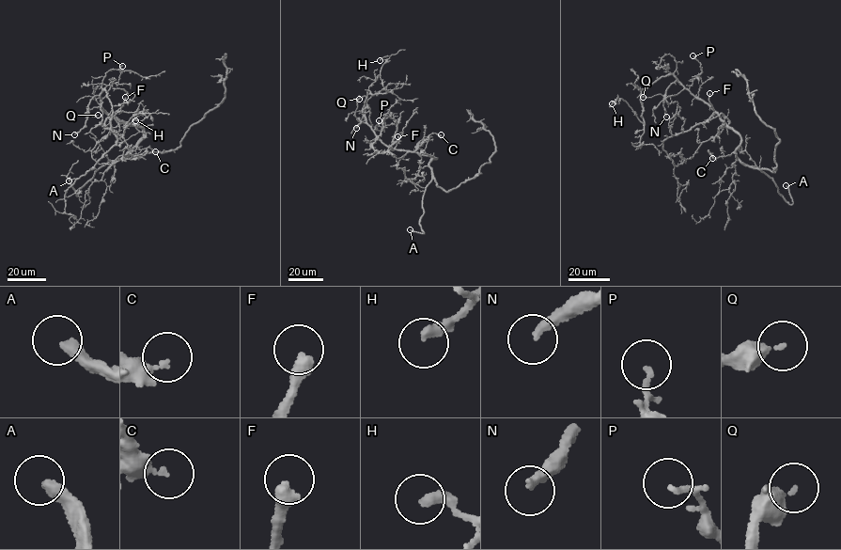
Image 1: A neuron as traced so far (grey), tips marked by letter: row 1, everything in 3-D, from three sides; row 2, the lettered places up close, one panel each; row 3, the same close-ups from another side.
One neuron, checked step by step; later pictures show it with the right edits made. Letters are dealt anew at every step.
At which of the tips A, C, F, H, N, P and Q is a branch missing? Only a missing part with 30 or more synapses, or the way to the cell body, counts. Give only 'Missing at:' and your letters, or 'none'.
Missing at: A, F, N

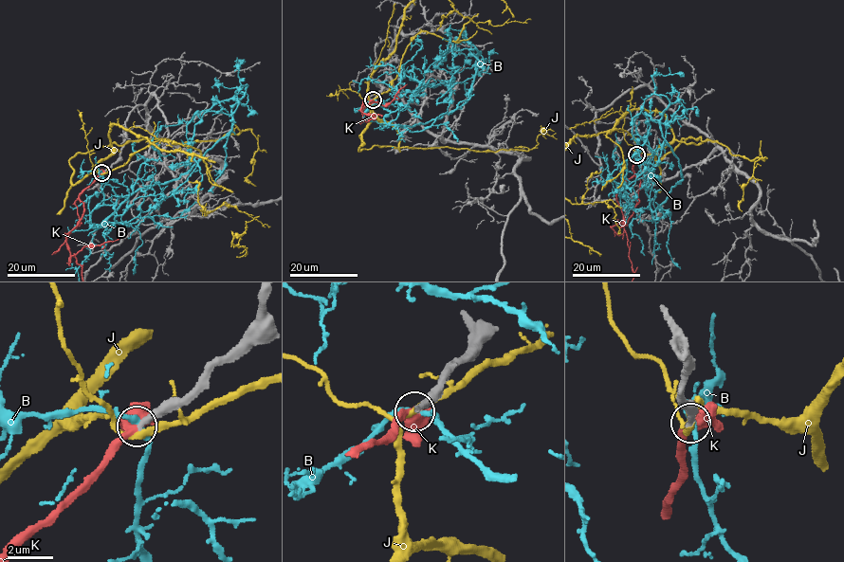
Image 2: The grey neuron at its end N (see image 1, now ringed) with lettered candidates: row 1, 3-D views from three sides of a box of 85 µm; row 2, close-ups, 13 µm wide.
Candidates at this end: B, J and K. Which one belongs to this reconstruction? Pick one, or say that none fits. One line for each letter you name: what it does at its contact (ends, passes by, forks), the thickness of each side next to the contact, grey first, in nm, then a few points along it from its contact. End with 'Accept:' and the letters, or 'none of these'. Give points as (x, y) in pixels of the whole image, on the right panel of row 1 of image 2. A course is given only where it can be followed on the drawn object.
K: it passes by; 360 nm thick on the grey side, 480 nm on the other; it runs (637, 154), (632, 167), (634, 173), (622, 184), (615, 199), (621, 208), (633, 273)
Accept: K

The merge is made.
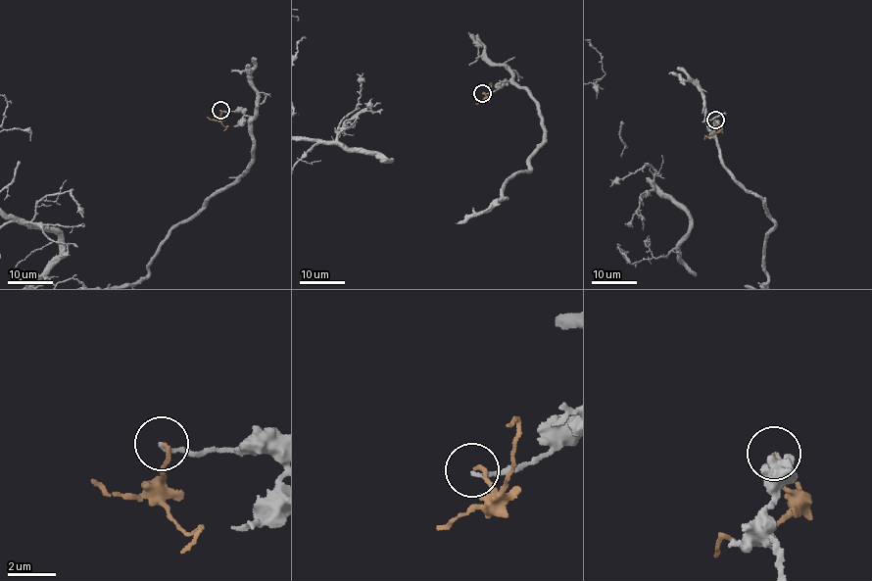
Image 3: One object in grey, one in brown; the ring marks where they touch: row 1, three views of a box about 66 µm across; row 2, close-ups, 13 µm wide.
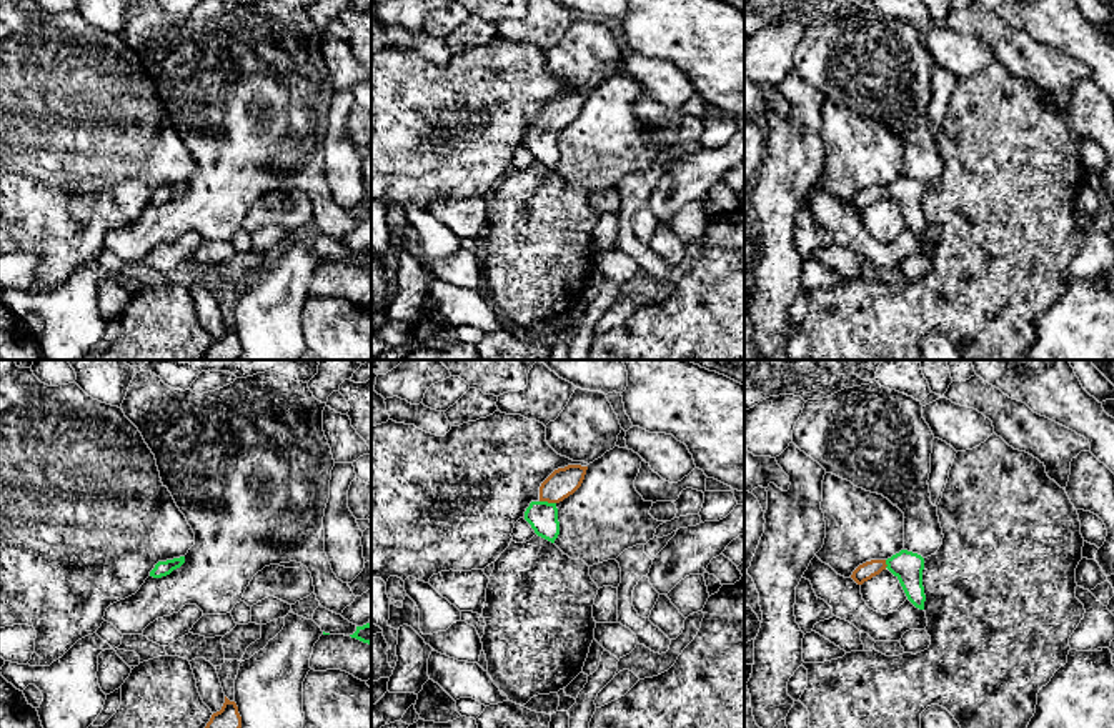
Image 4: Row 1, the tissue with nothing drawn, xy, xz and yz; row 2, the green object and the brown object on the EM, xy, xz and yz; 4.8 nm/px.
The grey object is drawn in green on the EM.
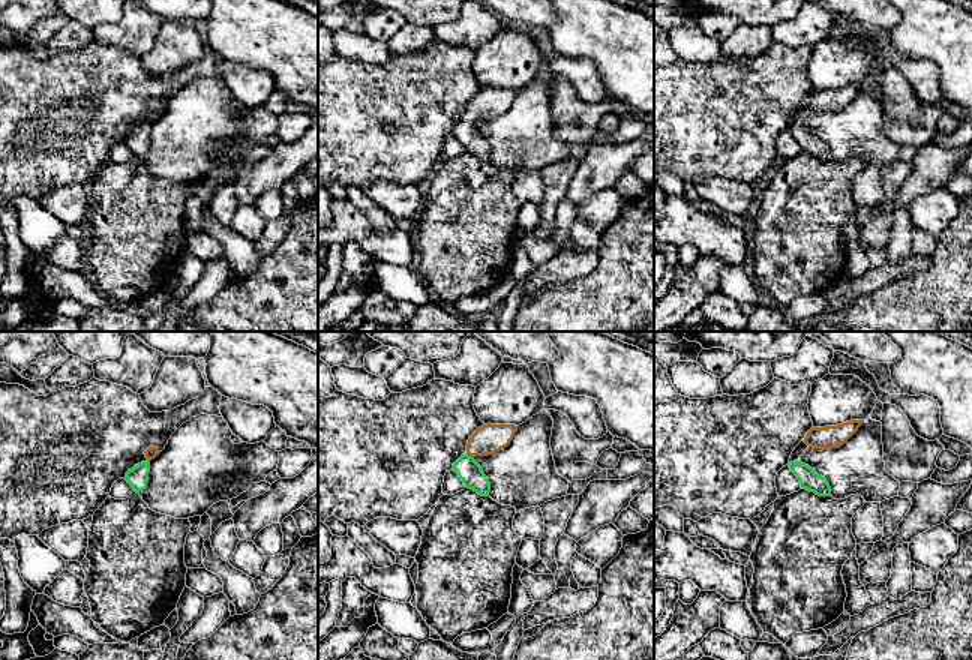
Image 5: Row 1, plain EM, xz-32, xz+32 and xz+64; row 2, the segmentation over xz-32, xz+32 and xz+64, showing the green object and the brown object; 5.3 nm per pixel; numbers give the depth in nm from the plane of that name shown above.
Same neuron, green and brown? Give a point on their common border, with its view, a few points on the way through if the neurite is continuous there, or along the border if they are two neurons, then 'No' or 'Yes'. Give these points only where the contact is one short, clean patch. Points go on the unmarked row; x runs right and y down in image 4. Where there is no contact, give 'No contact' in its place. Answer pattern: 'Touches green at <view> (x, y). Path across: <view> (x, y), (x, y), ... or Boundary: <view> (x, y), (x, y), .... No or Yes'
Touches green at xz (547, 129). Path across: xz (543, 144), (547, 129), (563, 109). Yes

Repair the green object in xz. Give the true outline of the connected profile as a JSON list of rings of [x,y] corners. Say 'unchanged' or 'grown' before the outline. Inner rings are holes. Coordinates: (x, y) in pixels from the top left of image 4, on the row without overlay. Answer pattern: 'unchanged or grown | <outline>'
grown | [[[568,92],[555,97],[540,113],[540,127],[531,128],[525,147],[535,160],[551,170],[559,162],[556,132],[573,122],[583,110],[588,93]]]

